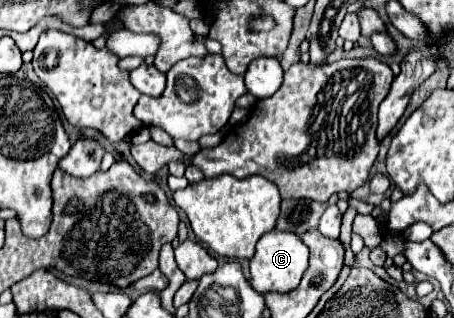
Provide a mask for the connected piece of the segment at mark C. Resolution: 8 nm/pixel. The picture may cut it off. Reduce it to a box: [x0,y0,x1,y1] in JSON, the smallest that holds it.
[251,231,309,295]

